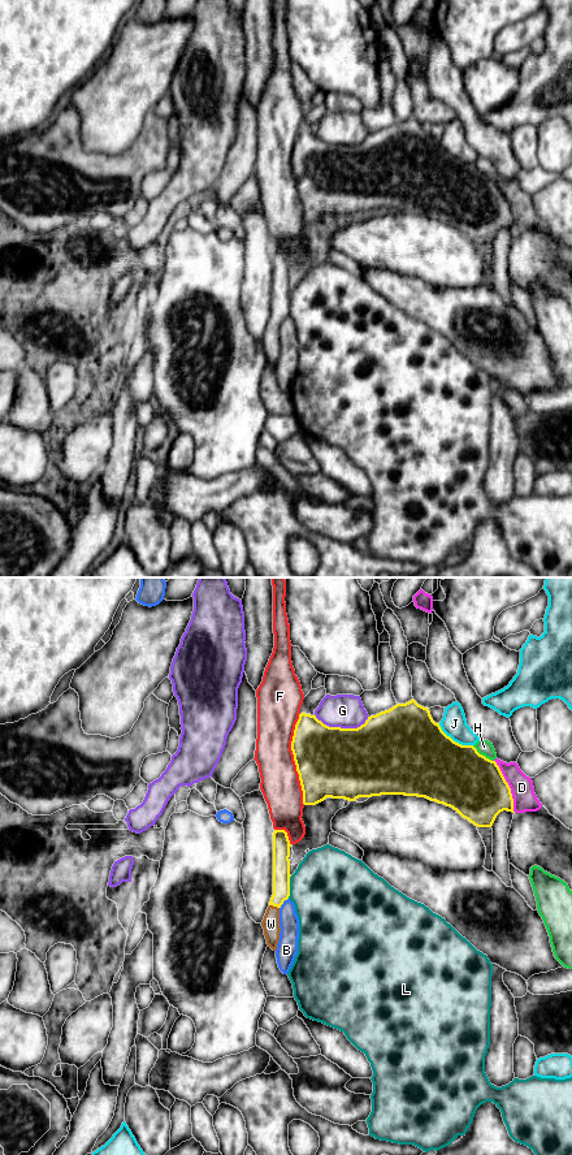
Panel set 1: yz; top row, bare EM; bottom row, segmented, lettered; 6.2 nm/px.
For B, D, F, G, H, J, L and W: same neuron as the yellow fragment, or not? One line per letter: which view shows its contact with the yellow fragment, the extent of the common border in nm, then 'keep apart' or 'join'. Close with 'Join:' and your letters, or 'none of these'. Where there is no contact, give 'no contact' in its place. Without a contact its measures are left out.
B: contact in yz; length 90 nm; keep apart
D: contact in yz; length 360 nm; keep apart
F: contact in yz; length 550 nm; keep apart
G: contact in yz; length 340 nm; keep apart
H: contact in yz; length 170 nm; keep apart
J: contact in yz; length 260 nm; keep apart
L: contact in yz; length 150 nm; keep apart
W: contact in yz; length 70 nm; join
Join: W

